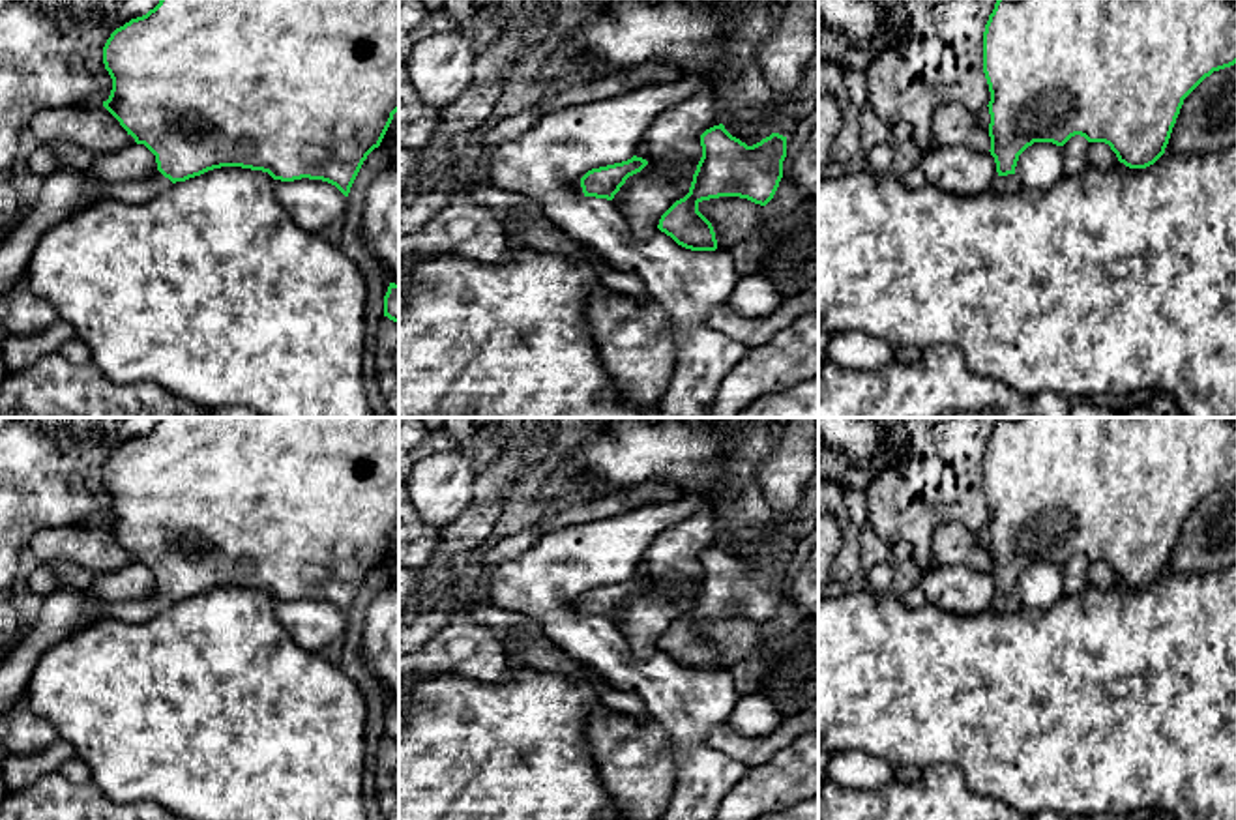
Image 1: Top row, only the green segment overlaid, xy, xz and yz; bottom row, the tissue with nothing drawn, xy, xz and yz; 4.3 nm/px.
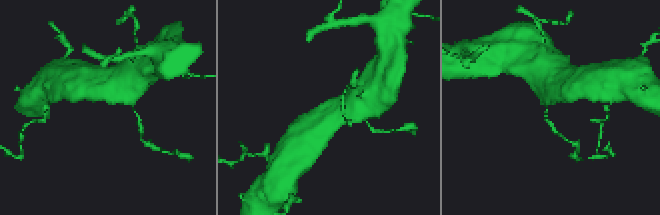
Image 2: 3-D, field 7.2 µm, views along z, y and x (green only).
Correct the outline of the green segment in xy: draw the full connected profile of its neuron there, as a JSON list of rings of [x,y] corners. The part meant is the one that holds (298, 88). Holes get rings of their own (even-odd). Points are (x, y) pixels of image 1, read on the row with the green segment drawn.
[[[159,0],[146,15],[110,34],[103,64],[112,79],[103,107],[155,155],[157,172],[131,183],[90,183],[86,170],[45,176],[36,206],[0,243],[0,294],[26,273],[39,238],[79,212],[86,195],[142,204],[176,182],[242,167],[281,182],[322,180],[348,197],[363,161],[380,146],[399,110],[399,0]]]

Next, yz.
[[[996,0],[983,32],[989,152],[998,172],[991,189],[1021,191],[1019,155],[1034,142],[1064,146],[1075,135],[1109,144],[1129,168],[1154,165],[1165,154],[1184,99],[1214,71],[1234,64],[1236,0]]]

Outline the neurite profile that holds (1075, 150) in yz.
[[[1081,135],[1071,137],[1062,146],[1062,150],[1064,150],[1064,176],[1077,176],[1090,167],[1088,148],[1090,148],[1090,142]]]

